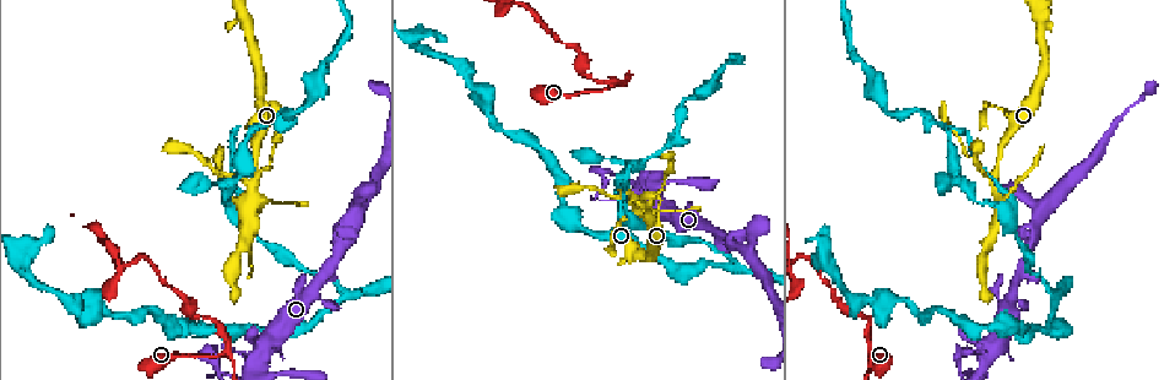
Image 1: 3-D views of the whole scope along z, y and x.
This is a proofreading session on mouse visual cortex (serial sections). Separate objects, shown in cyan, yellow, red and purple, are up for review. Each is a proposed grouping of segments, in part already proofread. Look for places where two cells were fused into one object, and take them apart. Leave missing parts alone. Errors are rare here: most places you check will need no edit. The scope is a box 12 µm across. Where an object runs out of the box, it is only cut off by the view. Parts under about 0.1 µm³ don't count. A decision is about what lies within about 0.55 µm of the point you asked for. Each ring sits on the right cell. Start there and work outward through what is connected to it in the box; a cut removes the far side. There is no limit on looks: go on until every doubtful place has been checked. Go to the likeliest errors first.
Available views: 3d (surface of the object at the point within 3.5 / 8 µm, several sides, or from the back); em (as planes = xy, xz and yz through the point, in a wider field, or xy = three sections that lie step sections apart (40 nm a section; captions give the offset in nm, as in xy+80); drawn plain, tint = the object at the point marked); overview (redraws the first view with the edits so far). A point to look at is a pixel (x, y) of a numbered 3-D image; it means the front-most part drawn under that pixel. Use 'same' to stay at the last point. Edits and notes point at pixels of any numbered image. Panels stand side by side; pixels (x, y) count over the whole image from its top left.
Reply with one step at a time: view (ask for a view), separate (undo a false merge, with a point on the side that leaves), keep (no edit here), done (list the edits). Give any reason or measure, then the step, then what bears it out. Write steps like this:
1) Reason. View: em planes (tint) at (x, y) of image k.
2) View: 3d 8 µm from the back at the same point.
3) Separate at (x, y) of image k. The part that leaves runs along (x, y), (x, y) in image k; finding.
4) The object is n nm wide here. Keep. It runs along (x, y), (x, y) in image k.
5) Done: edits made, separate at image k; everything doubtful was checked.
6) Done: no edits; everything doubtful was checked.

Three-way junction. View: 3d 3.5 µm at (224, 356) of image 1.

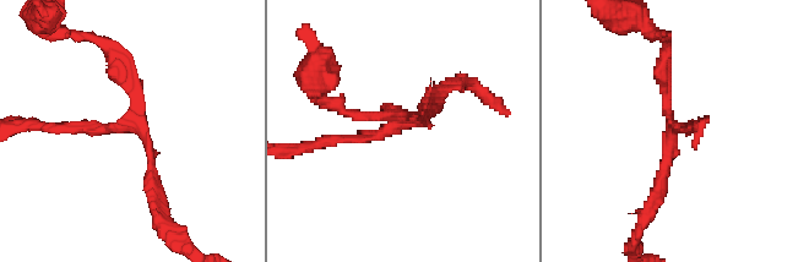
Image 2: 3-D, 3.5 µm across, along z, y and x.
3 arms meet here; the arms are 100, 150, 150 nm wide; now the EM. View: em xy step 5 (tint) at (131, 124) of image 2.

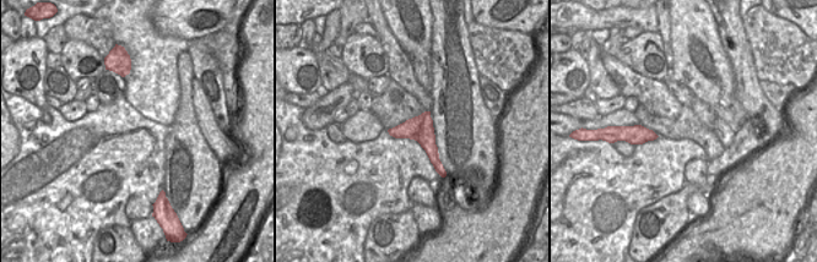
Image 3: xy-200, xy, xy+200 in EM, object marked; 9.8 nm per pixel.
View: em xy step 1 (tint) at the same point.

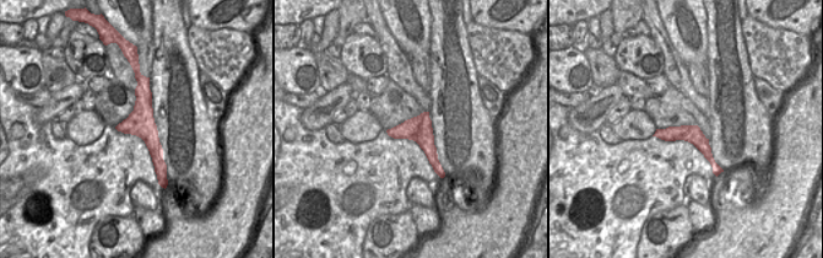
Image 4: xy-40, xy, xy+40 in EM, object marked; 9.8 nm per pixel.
Keep. It runs along (140, 78), (142, 125), (161, 177) in image 4; one cell here.

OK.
Side arm on a straight run. View: 3d 3.5 µm at (997, 179) of image 1.

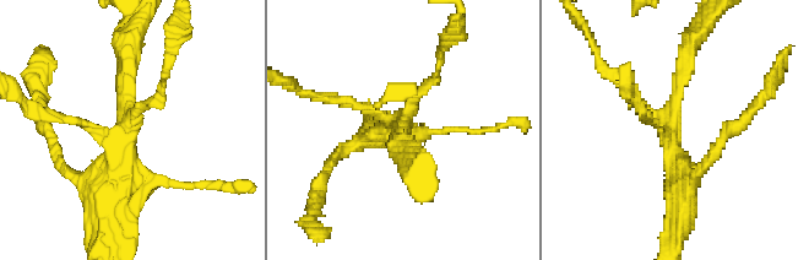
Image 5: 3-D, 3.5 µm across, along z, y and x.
View: em xy step 3 (tint) at (669, 135) of image 5.

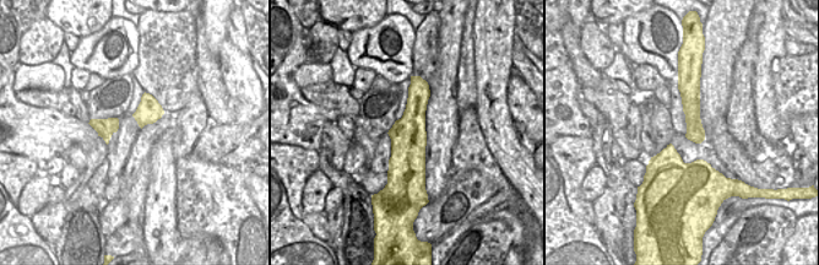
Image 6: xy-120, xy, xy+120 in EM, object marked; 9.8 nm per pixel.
The object is 360 nm wide here. Keep. It runs along (129, 55), (106, 214) in image 5; all the same cell.

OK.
View: 3d 3.5 µm at (1056, 303) of image 1.

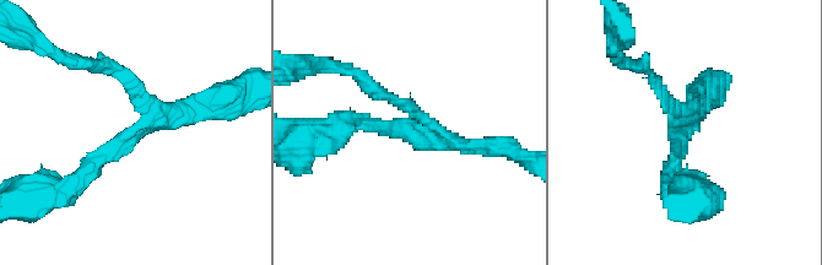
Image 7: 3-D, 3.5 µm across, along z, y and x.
Shape alone is not enough. View: em xy step 1 (tint) at (679, 133) of image 7.

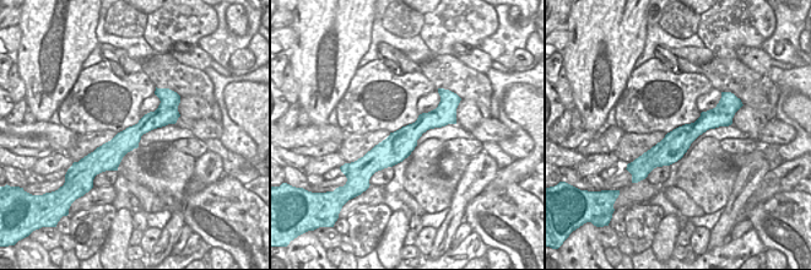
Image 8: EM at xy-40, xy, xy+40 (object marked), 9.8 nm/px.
View: em xy step 2 (tint) at the same point.

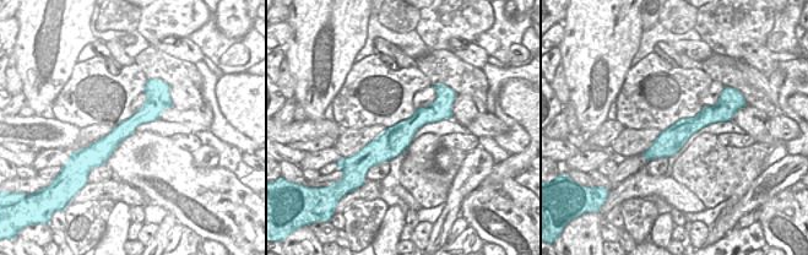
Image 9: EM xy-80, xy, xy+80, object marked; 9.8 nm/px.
The arms are 150, 200, 200 nm wide. Keep. It runs along (449, 101), (361, 158) in image 9; continuous, no second cell.

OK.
Done: no edits; everything doubtful was checked.

